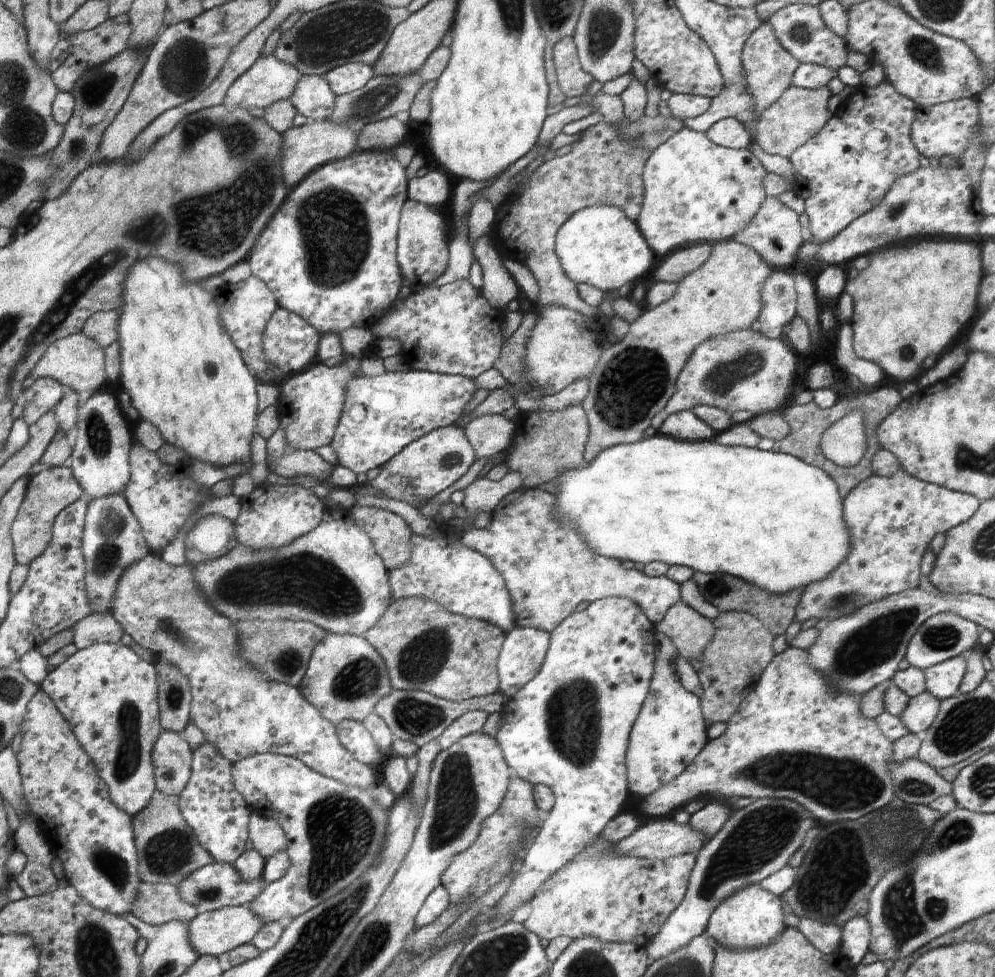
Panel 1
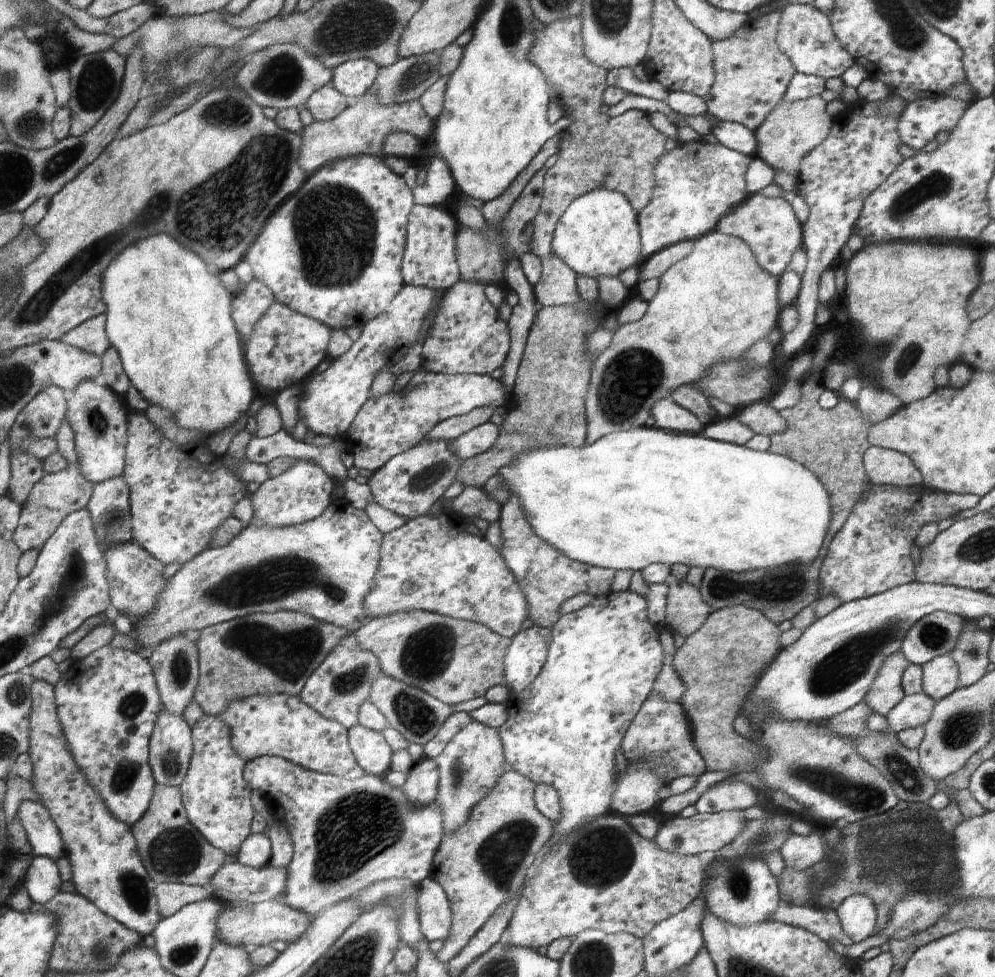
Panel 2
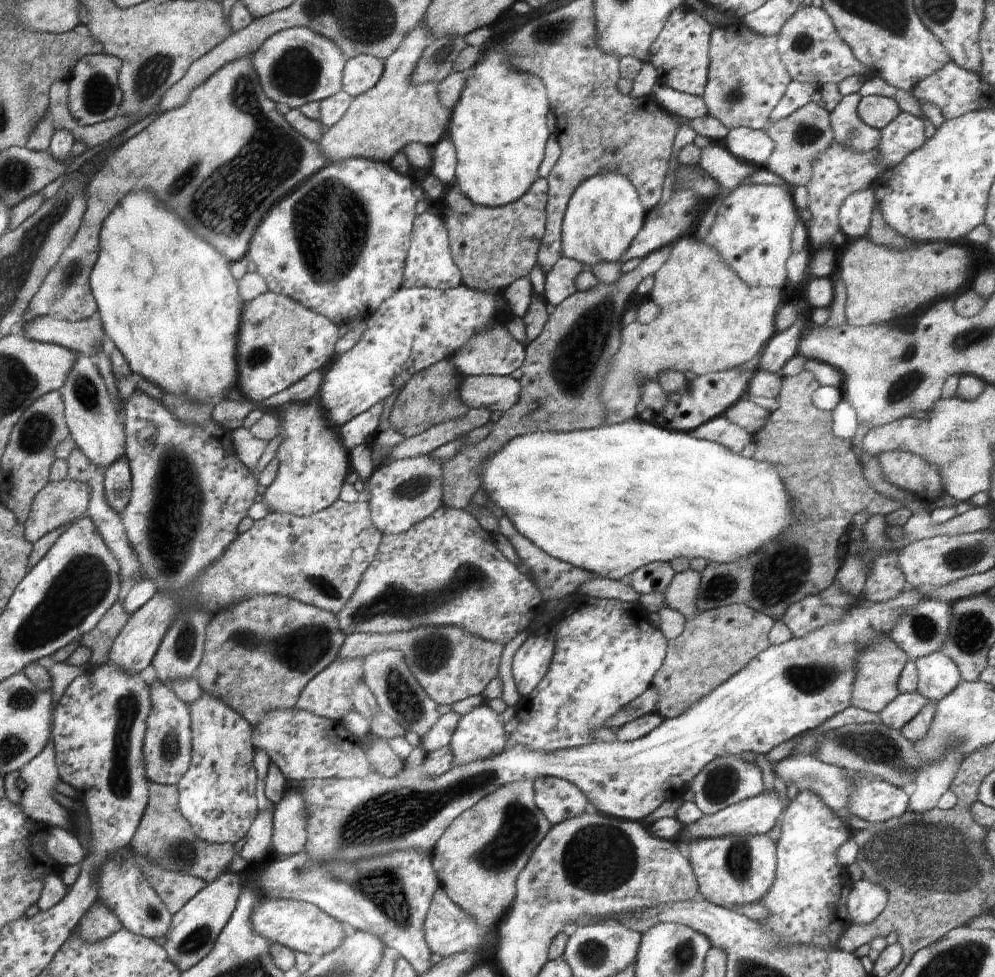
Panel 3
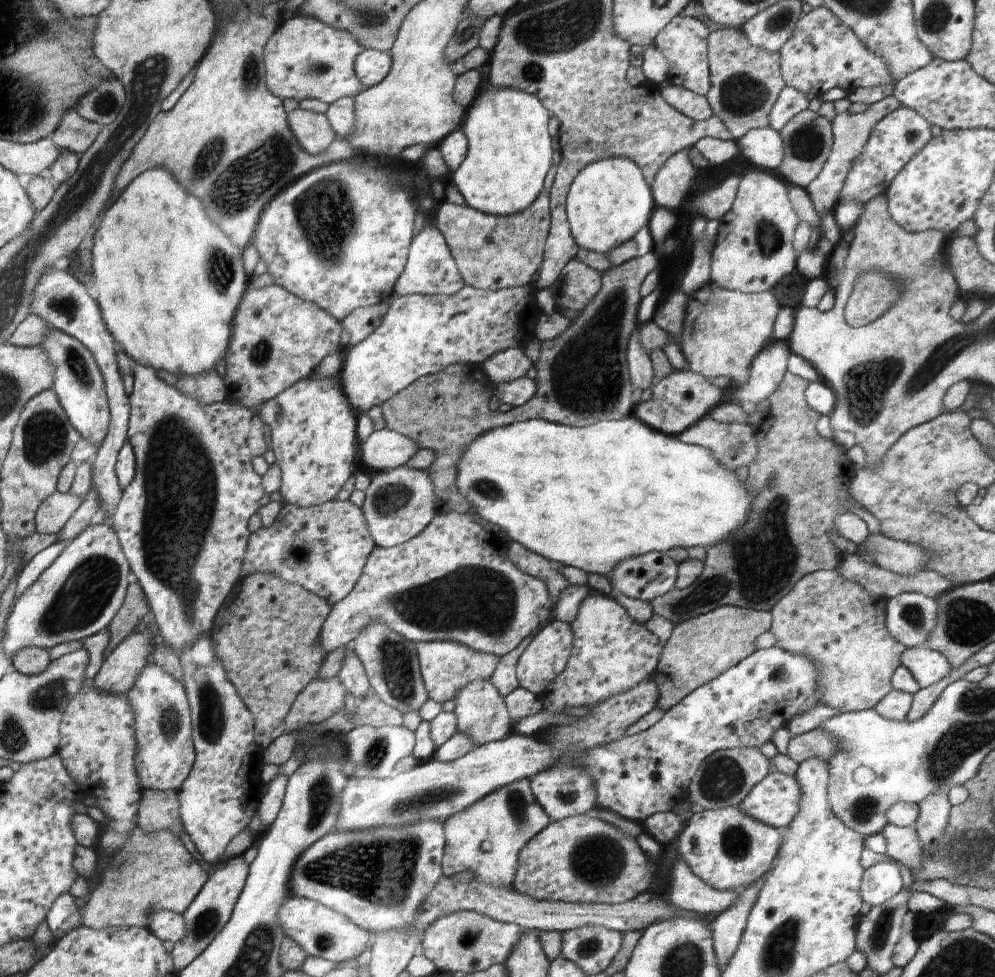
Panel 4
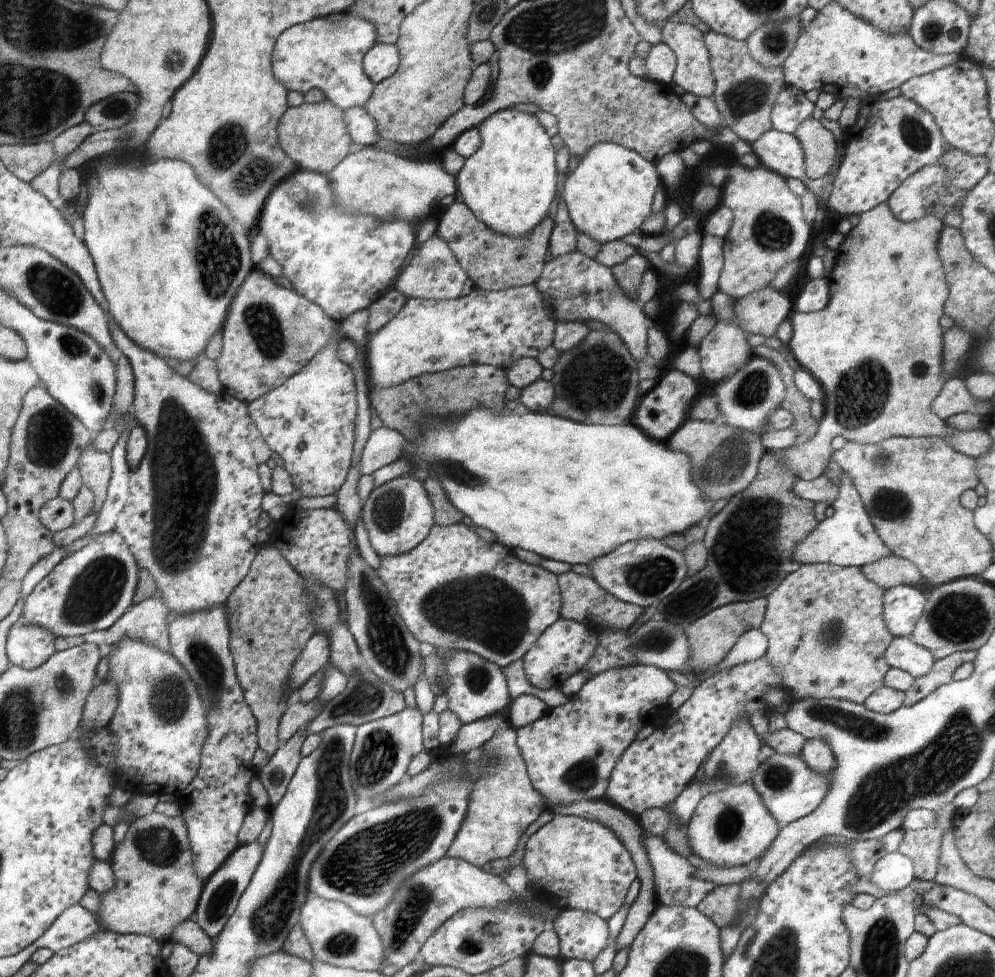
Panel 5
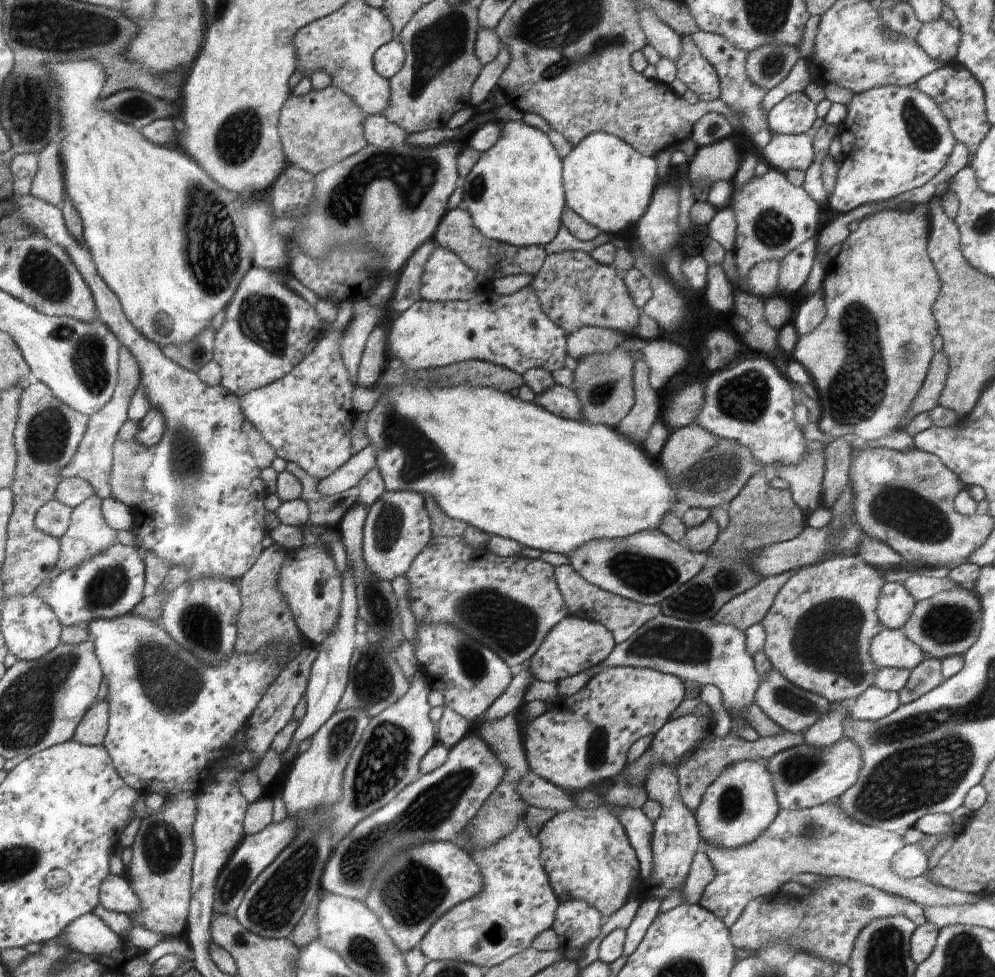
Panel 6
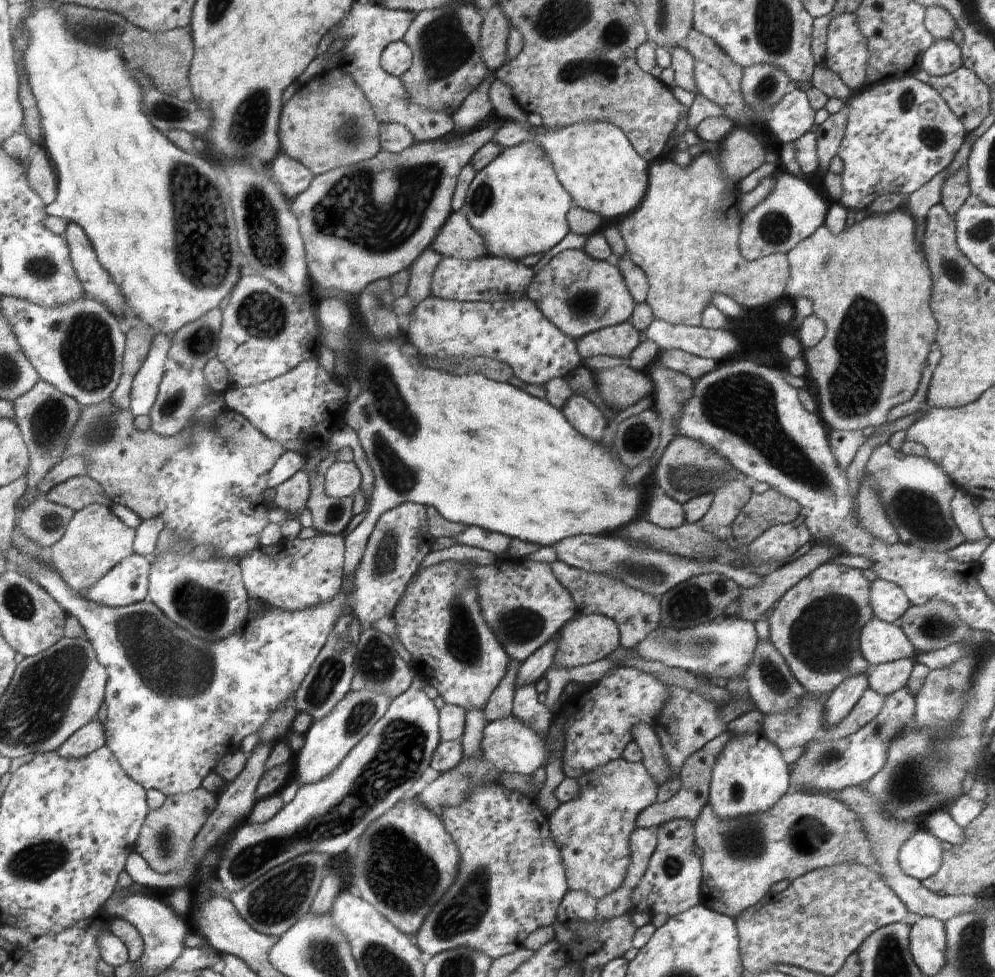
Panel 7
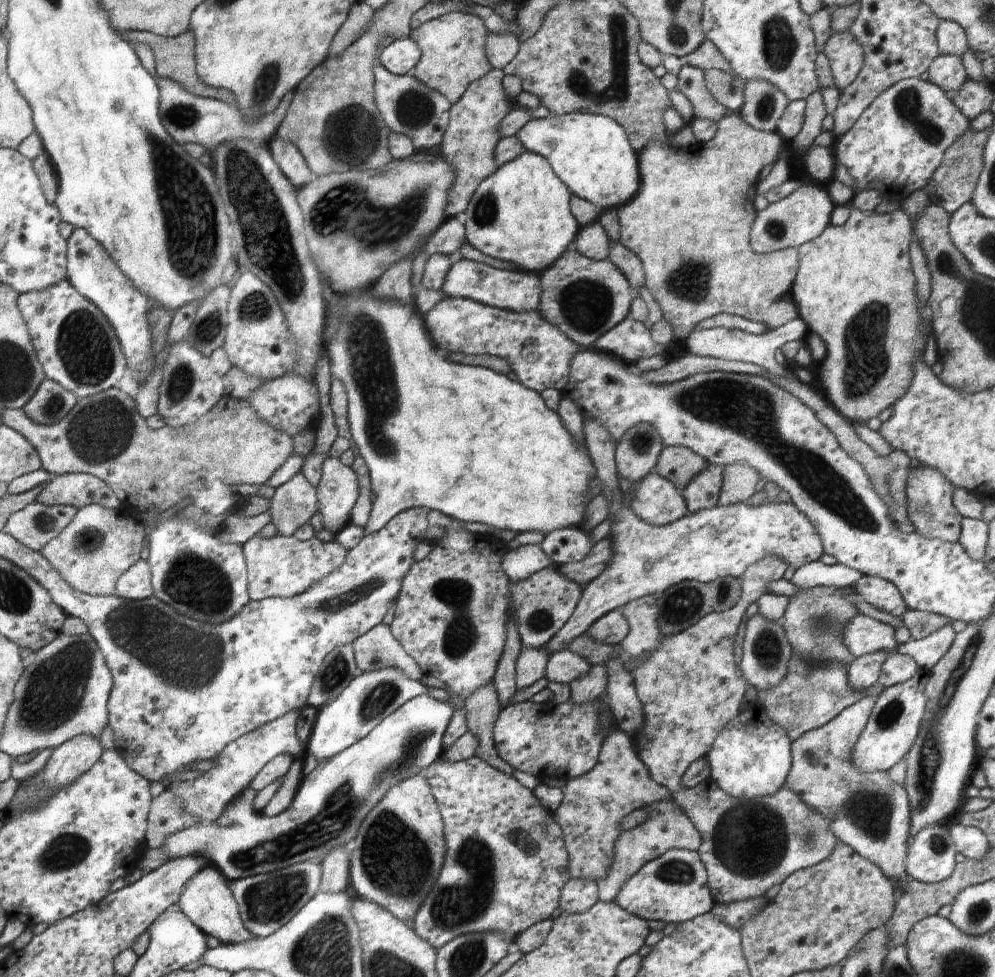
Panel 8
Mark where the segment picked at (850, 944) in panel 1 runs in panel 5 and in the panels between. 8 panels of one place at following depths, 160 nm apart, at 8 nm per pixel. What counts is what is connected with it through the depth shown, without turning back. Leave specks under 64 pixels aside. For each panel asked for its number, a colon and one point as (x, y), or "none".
2: (858, 915)
3: (867, 900)
4: (883, 881)
5: (893, 872)

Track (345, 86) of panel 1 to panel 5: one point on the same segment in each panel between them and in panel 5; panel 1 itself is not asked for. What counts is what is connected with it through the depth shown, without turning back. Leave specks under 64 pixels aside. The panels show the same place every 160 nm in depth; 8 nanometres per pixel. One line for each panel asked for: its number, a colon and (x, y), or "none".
2: (355, 77)
3: (362, 73)
4: (372, 66)
5: (382, 62)

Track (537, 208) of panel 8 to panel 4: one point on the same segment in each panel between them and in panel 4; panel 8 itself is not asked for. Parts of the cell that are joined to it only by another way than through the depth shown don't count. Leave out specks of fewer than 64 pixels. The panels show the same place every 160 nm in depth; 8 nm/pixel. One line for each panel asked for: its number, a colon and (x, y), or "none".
4: (509, 154)
5: (508, 185)
6: (514, 194)
7: (516, 203)

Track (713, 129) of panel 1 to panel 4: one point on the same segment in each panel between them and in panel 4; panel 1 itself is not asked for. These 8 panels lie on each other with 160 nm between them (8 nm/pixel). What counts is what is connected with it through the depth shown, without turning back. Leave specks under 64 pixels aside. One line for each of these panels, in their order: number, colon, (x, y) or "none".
2: (736, 136)
3: (754, 146)
4: (764, 147)

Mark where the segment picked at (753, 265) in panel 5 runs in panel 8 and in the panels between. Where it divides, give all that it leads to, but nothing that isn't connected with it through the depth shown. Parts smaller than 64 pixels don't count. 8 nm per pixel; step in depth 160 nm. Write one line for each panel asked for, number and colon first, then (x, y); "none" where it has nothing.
6: (774, 216)
7: (793, 211)
8: (802, 216)

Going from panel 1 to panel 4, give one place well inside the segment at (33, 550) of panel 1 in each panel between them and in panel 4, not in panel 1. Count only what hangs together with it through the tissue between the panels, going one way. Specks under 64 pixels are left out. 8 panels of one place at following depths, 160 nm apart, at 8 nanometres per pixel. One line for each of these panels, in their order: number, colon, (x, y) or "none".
2: (61, 494)
3: (64, 502)
4: (60, 507)

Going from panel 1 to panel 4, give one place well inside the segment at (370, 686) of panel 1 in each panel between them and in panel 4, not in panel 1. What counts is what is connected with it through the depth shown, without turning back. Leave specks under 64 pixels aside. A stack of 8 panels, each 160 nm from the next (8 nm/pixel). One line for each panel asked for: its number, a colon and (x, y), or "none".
2: (337, 691)
3: (330, 696)
4: (324, 698)

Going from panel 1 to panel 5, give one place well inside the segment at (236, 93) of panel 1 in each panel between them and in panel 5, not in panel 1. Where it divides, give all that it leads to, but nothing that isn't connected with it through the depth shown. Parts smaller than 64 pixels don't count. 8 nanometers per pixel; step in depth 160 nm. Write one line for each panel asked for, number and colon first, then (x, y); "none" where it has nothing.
2: (283, 76)
3: (296, 66)
4: (306, 58)
5: (328, 53)

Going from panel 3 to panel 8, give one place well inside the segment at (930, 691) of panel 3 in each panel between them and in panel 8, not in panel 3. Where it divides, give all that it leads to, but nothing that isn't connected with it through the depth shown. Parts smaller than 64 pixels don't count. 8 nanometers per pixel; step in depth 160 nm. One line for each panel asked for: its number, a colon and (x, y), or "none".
4: (927, 667)
5: (903, 654)
6: (891, 648)
7: (881, 642)
8: (863, 635)

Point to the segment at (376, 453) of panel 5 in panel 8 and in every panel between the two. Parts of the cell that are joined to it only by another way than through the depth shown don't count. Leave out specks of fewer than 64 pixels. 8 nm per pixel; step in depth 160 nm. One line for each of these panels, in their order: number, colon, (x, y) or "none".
6: (348, 477)
7: (342, 479)
8: (337, 491)

